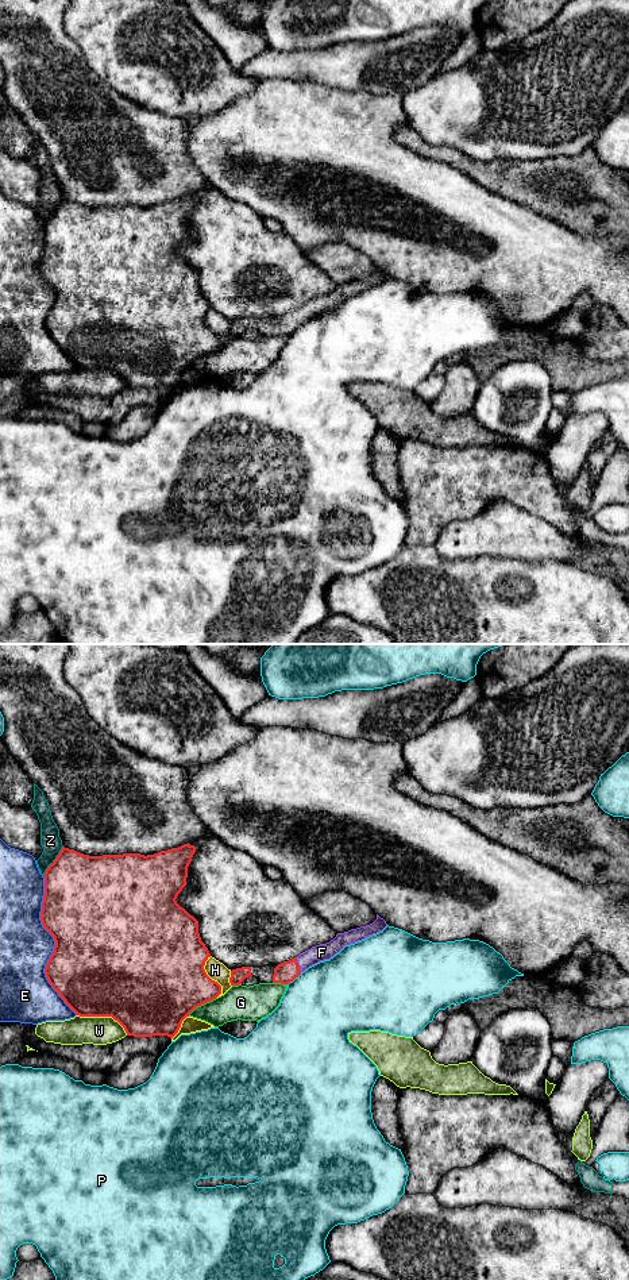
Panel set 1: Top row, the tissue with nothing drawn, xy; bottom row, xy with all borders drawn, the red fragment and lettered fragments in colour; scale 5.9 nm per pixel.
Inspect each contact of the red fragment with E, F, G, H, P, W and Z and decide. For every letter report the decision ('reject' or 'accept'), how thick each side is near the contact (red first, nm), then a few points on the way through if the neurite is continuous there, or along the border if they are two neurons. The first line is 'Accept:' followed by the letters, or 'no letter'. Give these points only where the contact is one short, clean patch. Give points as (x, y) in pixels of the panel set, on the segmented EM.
Accept: F
E: reject | 500/300 nm
F: accept | 130/100 nm | across xy (285, 972), (297, 964), (321, 952)
G: reject | 480/200 nm
H: reject | 460/110 nm
P: reject | 130/460 nm
W: reject | 500/180 nm
Z: reject | 460/120 nm

